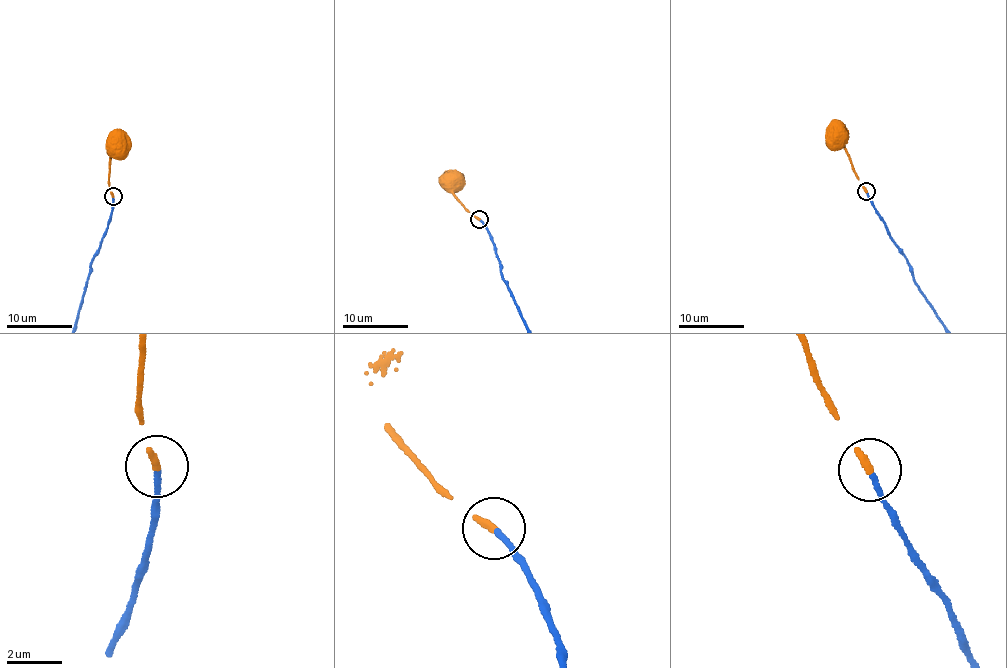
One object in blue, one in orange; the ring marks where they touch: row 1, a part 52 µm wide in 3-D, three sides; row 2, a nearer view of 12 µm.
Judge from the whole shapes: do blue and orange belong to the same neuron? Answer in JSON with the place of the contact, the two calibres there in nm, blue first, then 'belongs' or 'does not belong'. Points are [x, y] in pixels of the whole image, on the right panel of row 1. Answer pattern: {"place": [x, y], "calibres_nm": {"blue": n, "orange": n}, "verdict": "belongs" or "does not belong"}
{"place": [866, 191], "calibres_nm": {"blue": 190, "orange": 240}, "verdict": "belongs"}

